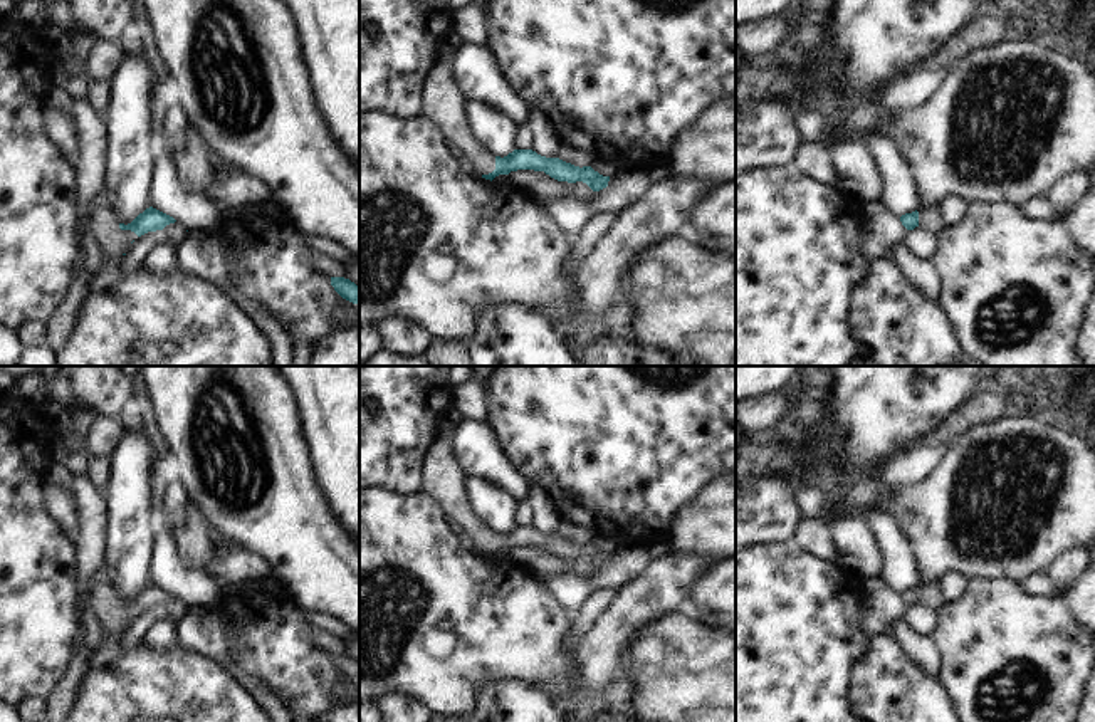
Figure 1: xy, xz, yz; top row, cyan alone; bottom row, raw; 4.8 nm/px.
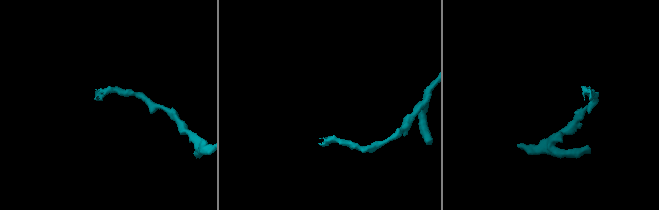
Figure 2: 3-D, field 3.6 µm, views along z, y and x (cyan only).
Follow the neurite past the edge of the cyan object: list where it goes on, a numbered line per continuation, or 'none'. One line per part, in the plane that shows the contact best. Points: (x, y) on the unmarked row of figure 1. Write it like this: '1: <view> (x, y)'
1: xz (442, 477)

